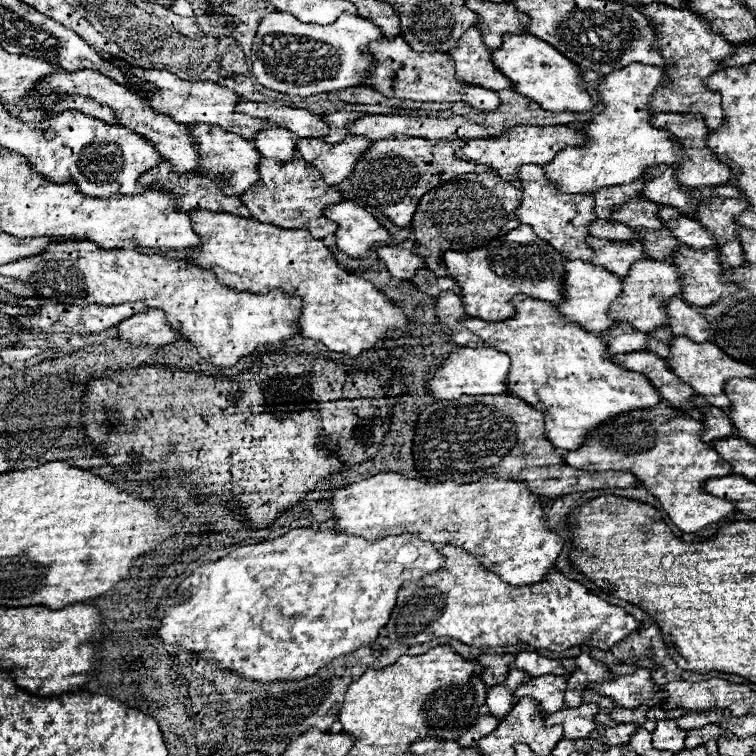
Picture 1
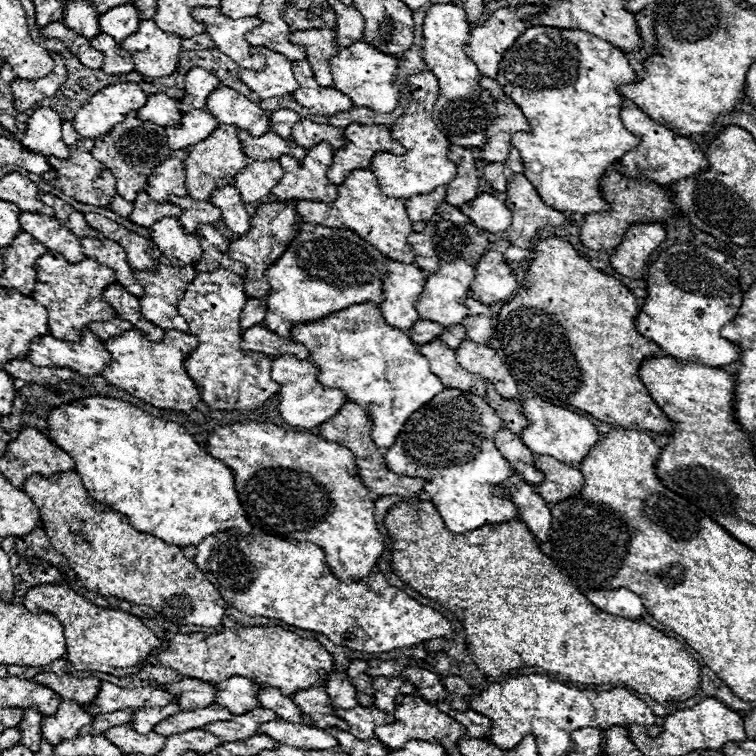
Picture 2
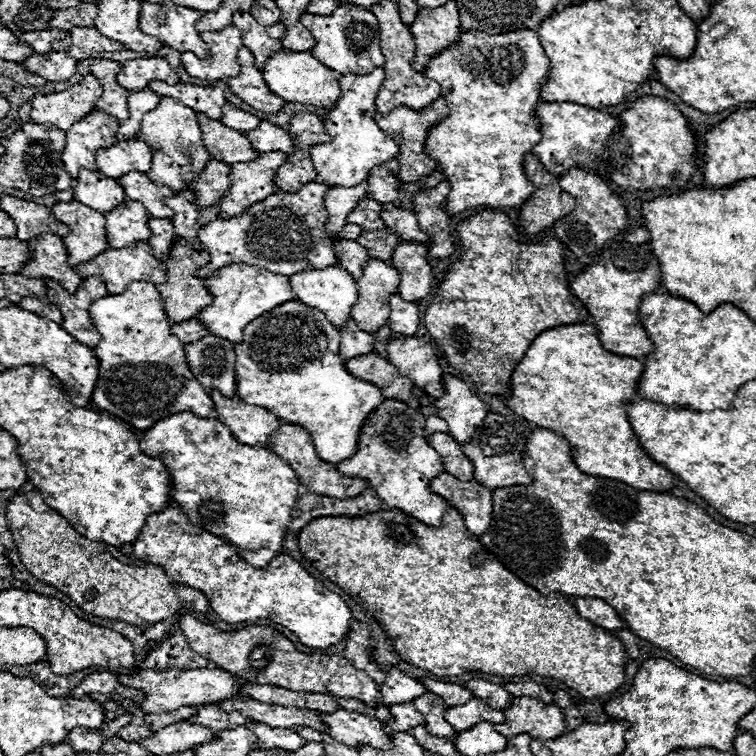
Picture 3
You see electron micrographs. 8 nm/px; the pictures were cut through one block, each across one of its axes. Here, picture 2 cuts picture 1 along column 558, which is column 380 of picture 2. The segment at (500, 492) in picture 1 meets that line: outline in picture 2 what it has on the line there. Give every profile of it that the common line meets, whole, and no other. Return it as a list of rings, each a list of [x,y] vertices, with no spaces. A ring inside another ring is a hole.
[[[270,422],[216,426],[206,452],[234,472],[234,484],[248,522],[282,540],[306,540],[320,546],[338,580],[366,578],[384,550],[374,522],[374,500],[362,484],[348,448],[314,434],[286,432]]]

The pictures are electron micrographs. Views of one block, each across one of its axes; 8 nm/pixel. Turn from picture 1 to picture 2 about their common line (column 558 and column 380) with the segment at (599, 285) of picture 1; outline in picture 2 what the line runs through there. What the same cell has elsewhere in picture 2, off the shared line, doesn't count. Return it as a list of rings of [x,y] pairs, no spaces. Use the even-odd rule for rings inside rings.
[[[388,260],[388,276],[384,278],[384,304],[378,308],[390,326],[408,330],[420,320],[414,302],[422,294],[424,282],[426,274],[414,264],[398,264]]]

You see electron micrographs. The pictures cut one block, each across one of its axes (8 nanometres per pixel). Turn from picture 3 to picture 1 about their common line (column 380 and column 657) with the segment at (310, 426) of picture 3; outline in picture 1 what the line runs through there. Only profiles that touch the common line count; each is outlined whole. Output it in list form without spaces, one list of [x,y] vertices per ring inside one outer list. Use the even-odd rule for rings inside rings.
[[[514,296],[512,304],[516,314],[502,322],[462,318],[460,324],[479,336],[488,348],[506,352],[512,358],[506,378],[508,394],[520,398],[538,412],[544,412],[544,434],[554,448],[578,448],[590,428],[600,426],[610,416],[634,408],[656,406],[662,400],[642,374],[616,368],[602,344],[604,340],[566,322],[554,304],[528,296]]]

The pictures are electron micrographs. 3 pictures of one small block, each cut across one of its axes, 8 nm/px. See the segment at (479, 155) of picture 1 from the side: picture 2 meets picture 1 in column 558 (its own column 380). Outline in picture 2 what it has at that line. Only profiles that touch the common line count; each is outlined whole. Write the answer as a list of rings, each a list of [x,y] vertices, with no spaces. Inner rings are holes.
[[[350,124],[344,128],[344,140],[344,148],[334,150],[334,158],[328,168],[328,180],[332,180],[332,184],[342,184],[352,170],[370,168],[370,160],[376,152],[406,152],[390,136],[390,130],[378,124]]]

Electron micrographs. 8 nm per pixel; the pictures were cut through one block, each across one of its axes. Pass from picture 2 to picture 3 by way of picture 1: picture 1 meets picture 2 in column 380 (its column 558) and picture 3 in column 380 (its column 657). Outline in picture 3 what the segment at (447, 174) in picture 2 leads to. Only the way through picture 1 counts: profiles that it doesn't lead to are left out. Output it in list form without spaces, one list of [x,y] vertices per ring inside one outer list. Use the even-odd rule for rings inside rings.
[[[376,68],[370,74],[344,74],[340,78],[340,100],[330,110],[330,114],[324,120],[326,132],[332,136],[332,142],[328,144],[316,144],[310,148],[310,158],[314,162],[314,168],[322,180],[326,180],[332,186],[356,186],[360,182],[366,182],[370,176],[370,170],[384,164],[386,160],[392,160],[398,156],[398,142],[384,132],[374,118],[378,116],[376,110],[376,96],[384,84],[384,70]]]

